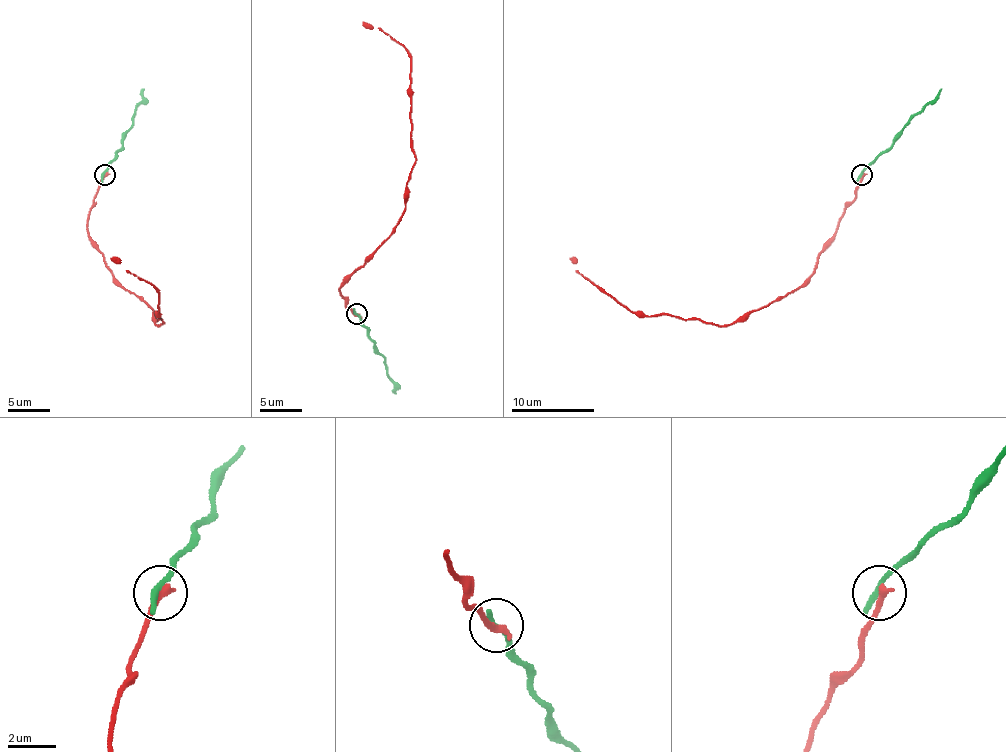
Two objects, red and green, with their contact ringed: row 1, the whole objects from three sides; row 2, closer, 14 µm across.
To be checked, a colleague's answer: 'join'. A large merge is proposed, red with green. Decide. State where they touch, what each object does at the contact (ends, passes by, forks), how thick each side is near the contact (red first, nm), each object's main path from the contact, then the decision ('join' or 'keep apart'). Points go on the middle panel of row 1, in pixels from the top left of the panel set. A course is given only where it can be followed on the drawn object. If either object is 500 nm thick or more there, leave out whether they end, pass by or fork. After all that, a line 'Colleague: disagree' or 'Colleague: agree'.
at (356, 313); red ends there; green ends there; 360 nm thick on the red side, 320 nm on the other; red runs (356, 314), (339, 293), (341, 285), (391, 233), (406, 206), (416, 160), (410, 54), (379, 27), (362, 21); green runs (356, 314), (383, 356), (395, 393); keep apart
Colleague: disagree

